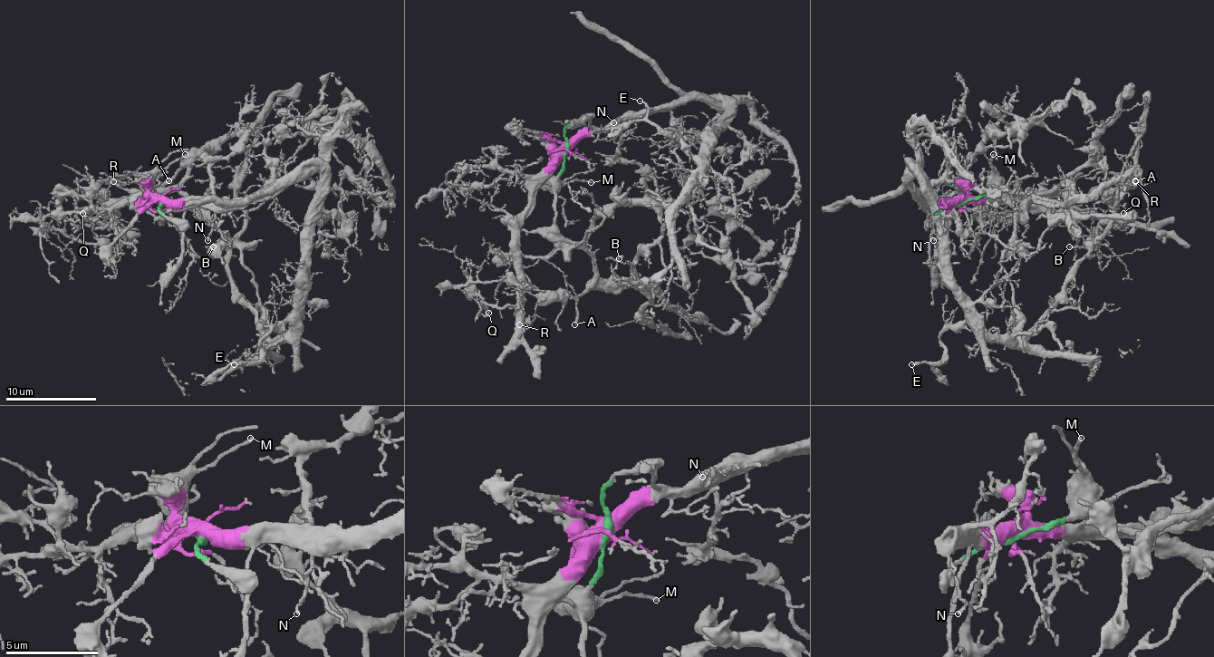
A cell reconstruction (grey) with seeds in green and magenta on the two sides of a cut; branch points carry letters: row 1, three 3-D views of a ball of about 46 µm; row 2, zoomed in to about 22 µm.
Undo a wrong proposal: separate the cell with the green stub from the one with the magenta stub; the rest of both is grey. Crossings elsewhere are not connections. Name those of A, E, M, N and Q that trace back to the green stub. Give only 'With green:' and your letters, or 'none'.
With green: A, M

